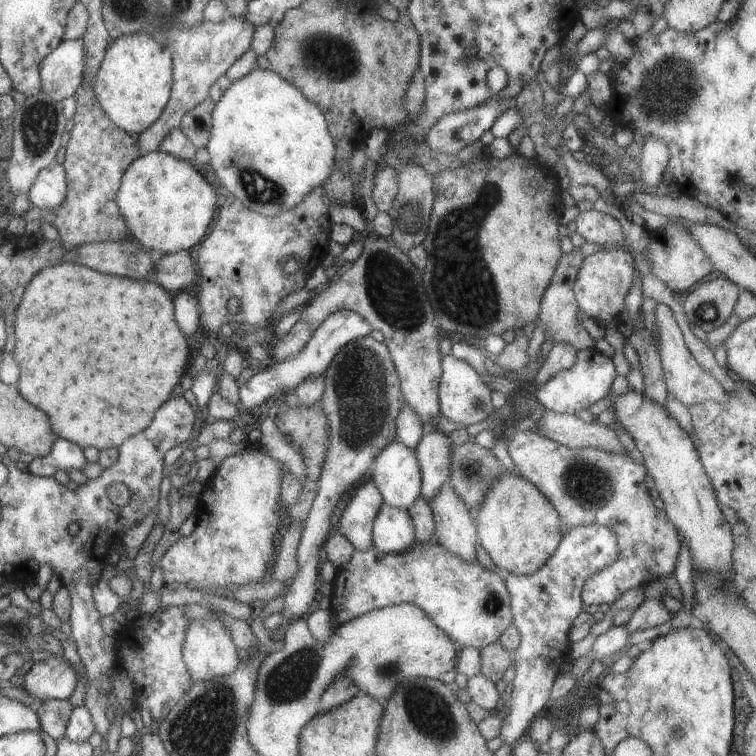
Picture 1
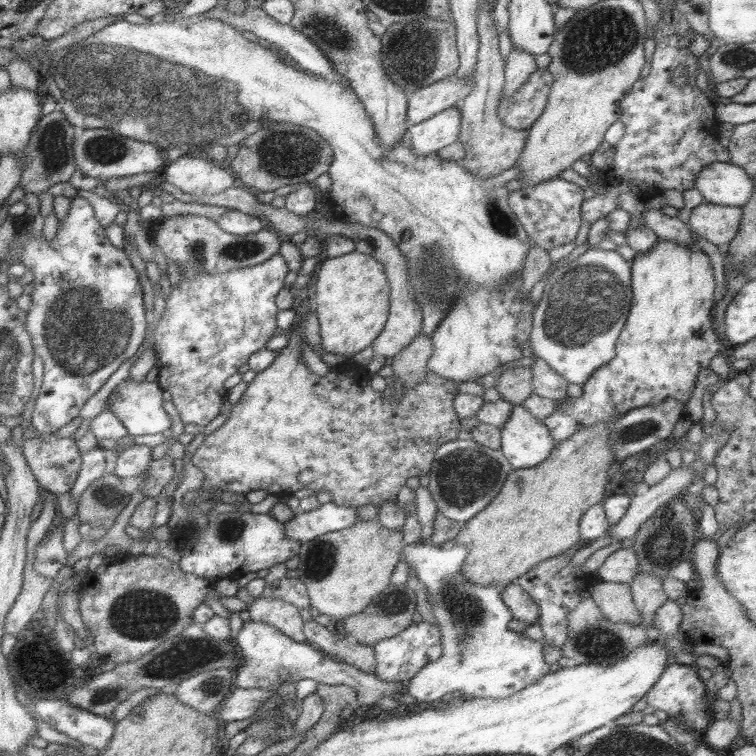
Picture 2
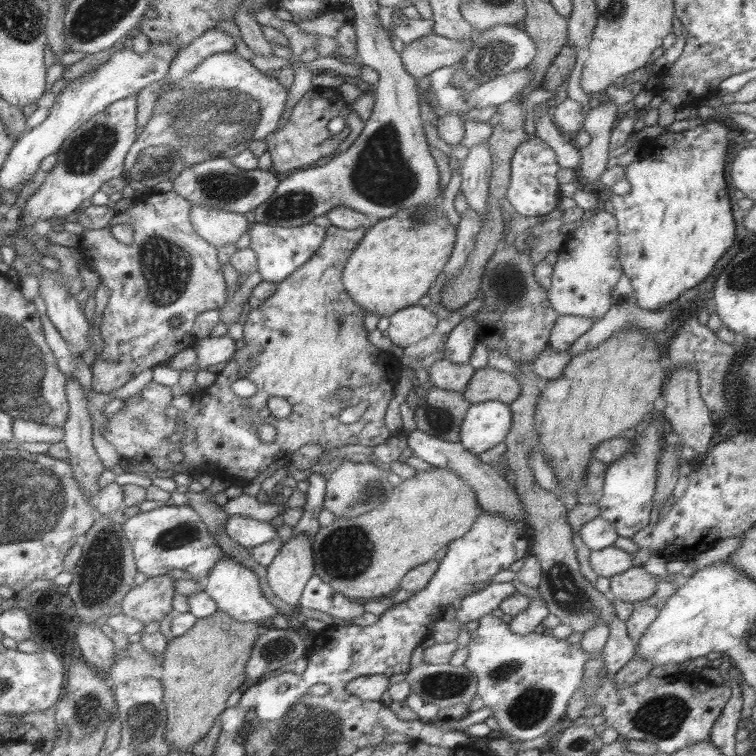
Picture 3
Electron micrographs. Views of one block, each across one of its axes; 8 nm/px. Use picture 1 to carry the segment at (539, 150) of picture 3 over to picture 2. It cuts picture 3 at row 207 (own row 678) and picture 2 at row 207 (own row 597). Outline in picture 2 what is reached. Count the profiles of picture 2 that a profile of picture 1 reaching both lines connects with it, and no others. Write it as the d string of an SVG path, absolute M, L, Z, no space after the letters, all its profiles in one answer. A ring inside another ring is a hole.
M558 177L535 186L523 186L520 190L510 193L508 200L532 242L548 252L557 246L574 242L580 224L583 223L584 202L584 190L578 184Z

